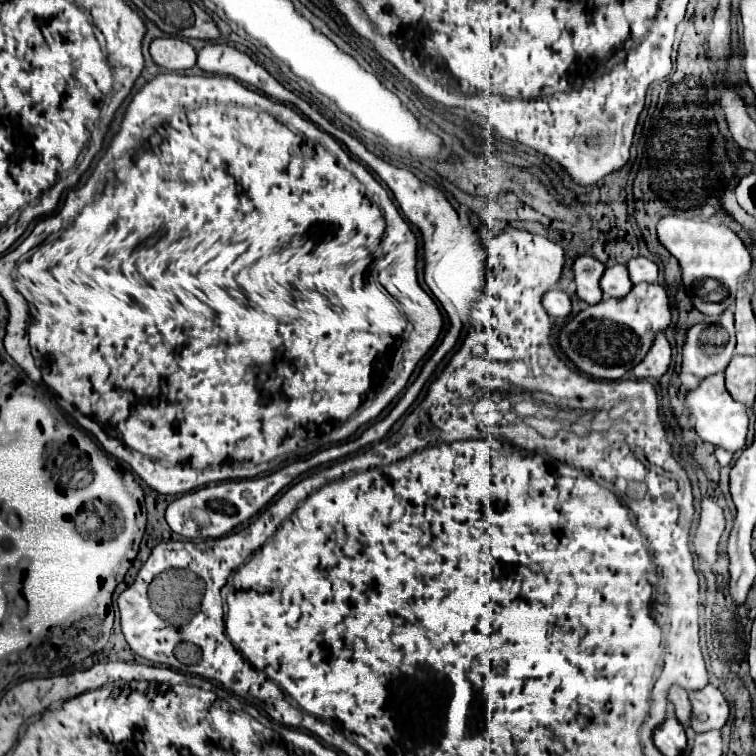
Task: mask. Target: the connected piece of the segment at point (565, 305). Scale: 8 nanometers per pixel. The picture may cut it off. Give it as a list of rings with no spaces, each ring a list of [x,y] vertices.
[[[551,288],[549,292],[545,292],[543,300],[543,308],[551,318],[567,318],[571,312],[571,300],[569,296],[559,290],[559,288]]]

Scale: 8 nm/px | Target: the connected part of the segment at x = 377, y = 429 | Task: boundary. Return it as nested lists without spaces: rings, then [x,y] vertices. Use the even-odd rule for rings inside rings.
[[[449,302],[447,306],[443,306],[443,308],[445,308],[445,312],[447,312],[447,316],[449,316],[449,322],[451,322],[451,326],[449,326],[443,342],[441,342],[441,344],[437,346],[437,350],[431,354],[431,358],[427,360],[427,364],[423,364],[421,374],[417,376],[417,380],[405,390],[405,394],[401,396],[401,400],[395,404],[395,408],[393,408],[383,420],[371,424],[359,438],[335,444],[331,446],[329,450],[317,452],[315,456],[311,456],[311,458],[307,458],[307,460],[297,460],[297,462],[293,462],[293,464],[289,464],[289,466],[285,466],[285,468],[281,468],[281,470],[277,470],[277,472],[271,472],[269,476],[261,476],[261,478],[253,478],[253,480],[237,480],[237,482],[231,480],[231,482],[221,482],[221,484],[209,484],[209,486],[205,486],[205,488],[199,488],[199,490],[195,490],[195,492],[189,492],[189,494],[179,496],[177,500],[173,500],[173,502],[167,506],[167,524],[171,526],[171,530],[173,530],[175,534],[185,536],[185,538],[191,538],[191,540],[193,540],[193,538],[221,538],[221,536],[229,534],[231,530],[235,530],[239,524],[243,524],[243,522],[251,520],[255,514],[259,514],[283,488],[287,488],[287,486],[289,486],[293,480],[297,480],[301,474],[305,474],[305,472],[309,472],[309,470],[313,470],[313,468],[317,468],[317,466],[323,466],[323,464],[329,464],[329,462],[337,462],[337,460],[345,458],[347,454],[351,456],[351,454],[363,450],[365,446],[379,442],[379,440],[391,430],[391,426],[407,412],[407,408],[413,404],[413,400],[419,396],[423,384],[429,380],[429,376],[433,374],[433,370],[435,370],[435,366],[441,362],[441,358],[457,344],[457,338],[459,338],[459,334],[461,334],[461,326],[463,326],[461,316],[457,314],[457,310],[455,310],[455,306],[453,306],[451,302]]]

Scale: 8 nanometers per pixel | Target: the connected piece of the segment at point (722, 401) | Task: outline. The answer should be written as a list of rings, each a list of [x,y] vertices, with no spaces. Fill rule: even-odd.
[[[713,374],[705,380],[695,390],[689,390],[685,398],[687,408],[691,410],[691,416],[695,420],[695,432],[701,436],[701,440],[725,448],[727,452],[737,452],[745,446],[747,440],[747,422],[749,422],[749,412],[743,404],[735,402],[729,392],[725,390],[723,374]]]

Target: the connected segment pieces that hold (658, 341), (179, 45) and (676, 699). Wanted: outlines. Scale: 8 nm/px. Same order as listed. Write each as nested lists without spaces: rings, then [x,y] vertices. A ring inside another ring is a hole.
[[[659,332],[645,356],[645,360],[641,360],[641,364],[637,364],[633,368],[633,374],[637,378],[659,378],[667,372],[671,362],[671,346],[667,342],[667,338]]]
[[[155,38],[149,46],[151,58],[155,60],[155,64],[167,68],[167,70],[185,70],[195,66],[197,60],[197,52],[193,50],[191,44],[187,44],[181,38]]]
[[[671,686],[669,692],[667,692],[667,700],[673,704],[675,708],[675,716],[681,724],[687,724],[689,720],[689,712],[691,712],[691,706],[689,706],[689,700],[687,700],[687,692],[681,688],[681,686]]]

